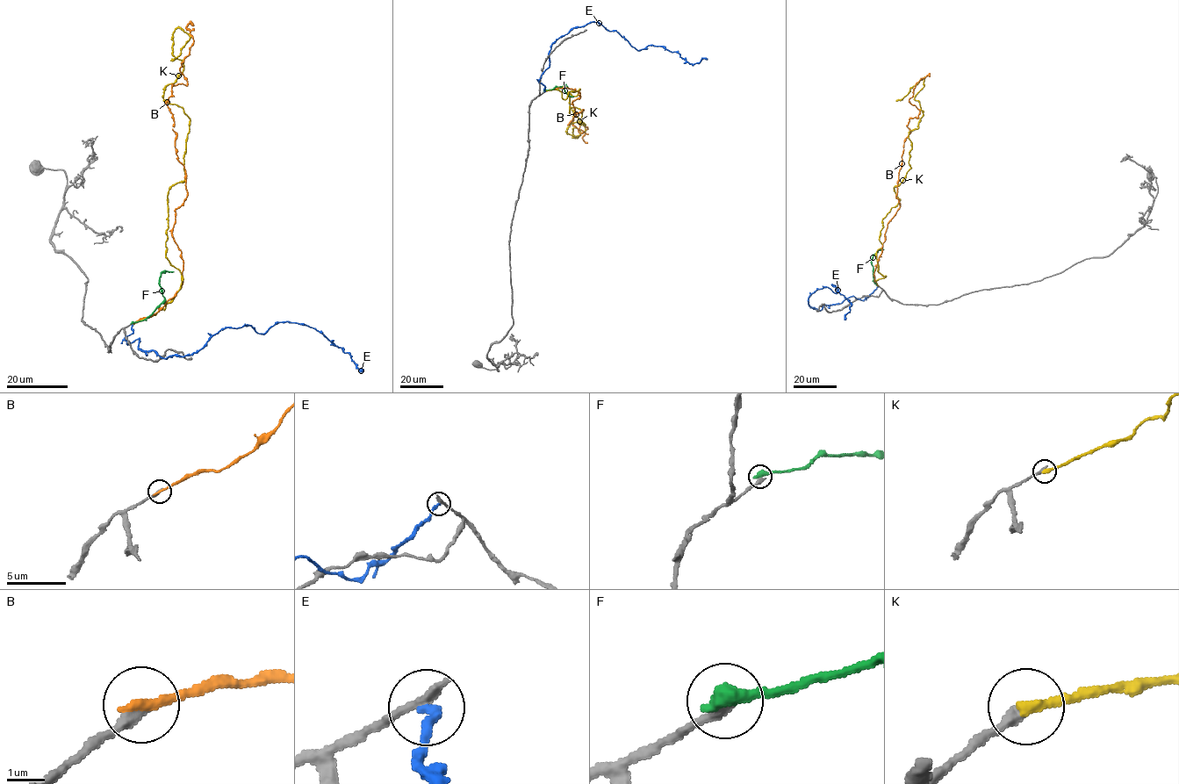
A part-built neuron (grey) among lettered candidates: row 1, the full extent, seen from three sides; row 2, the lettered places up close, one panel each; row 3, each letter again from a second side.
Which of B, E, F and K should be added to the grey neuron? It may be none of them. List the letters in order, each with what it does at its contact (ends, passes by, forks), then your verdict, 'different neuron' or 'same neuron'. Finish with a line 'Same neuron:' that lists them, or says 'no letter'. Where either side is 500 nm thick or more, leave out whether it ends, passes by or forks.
B: it ends | different neuron
E: it ends | different neuron
F: different neuron
K: it ends | different neuron
Same neuron: no letter

